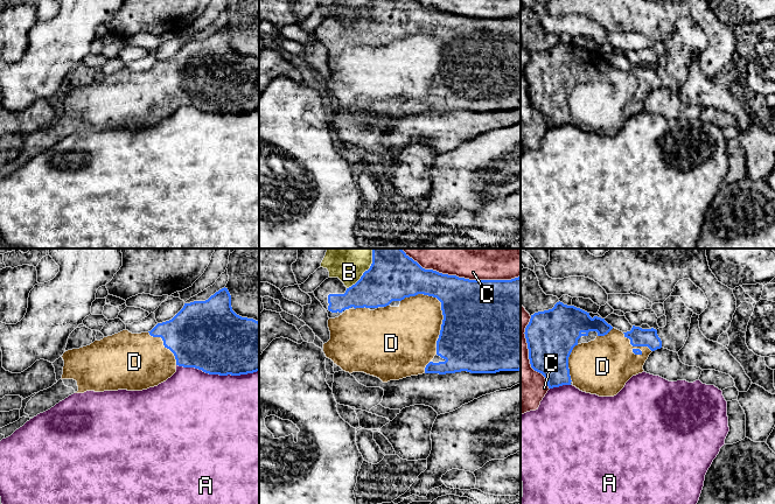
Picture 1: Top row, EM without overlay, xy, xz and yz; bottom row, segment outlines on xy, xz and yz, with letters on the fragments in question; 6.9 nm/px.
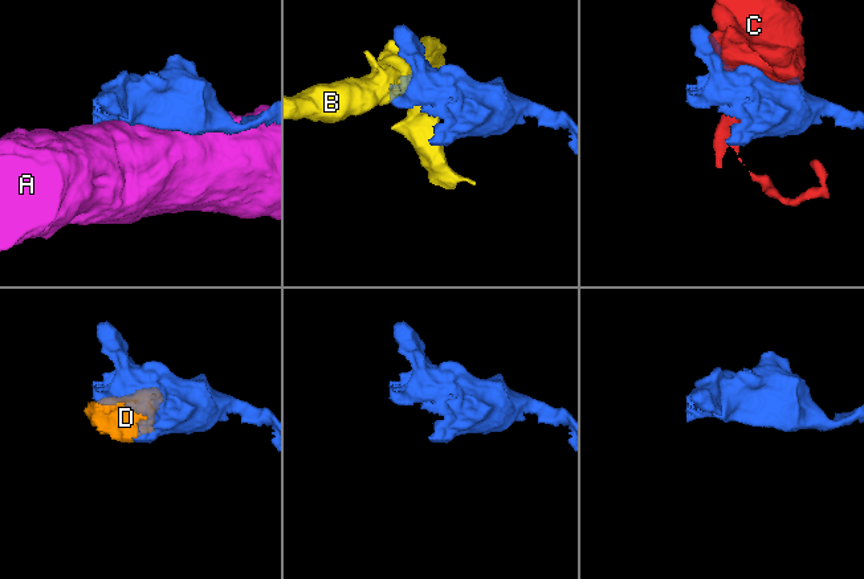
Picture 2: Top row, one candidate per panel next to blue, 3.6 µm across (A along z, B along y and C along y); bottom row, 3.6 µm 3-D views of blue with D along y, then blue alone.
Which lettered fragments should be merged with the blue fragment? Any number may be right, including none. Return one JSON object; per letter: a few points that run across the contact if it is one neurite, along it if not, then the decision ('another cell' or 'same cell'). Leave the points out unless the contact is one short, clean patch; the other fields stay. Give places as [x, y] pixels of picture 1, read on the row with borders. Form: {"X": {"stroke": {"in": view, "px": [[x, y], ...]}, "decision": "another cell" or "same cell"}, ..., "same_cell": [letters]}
{"A": {"decision": "another cell"}, "B": {"decision": "another cell"}, "C": {"decision": "another cell"}, "D": {"decision": "same cell"}, "same_cell": ["D"]}

